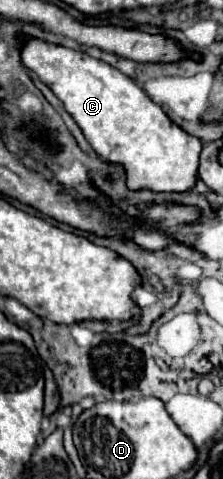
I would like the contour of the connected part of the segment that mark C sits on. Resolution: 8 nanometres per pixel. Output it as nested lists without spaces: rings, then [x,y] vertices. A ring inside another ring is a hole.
[[[38,38],[22,48],[22,62],[64,102],[102,162],[124,168],[128,190],[188,192],[196,186],[202,142],[178,128],[136,80],[84,52]]]

